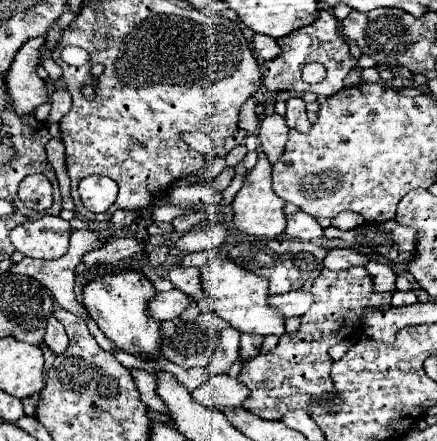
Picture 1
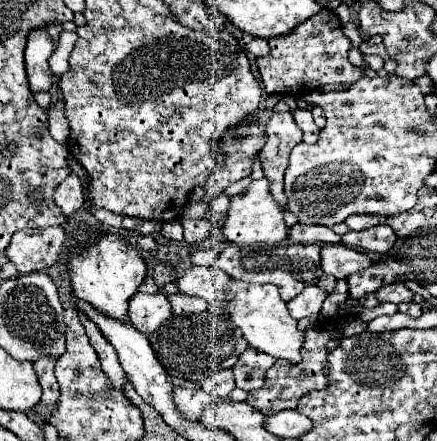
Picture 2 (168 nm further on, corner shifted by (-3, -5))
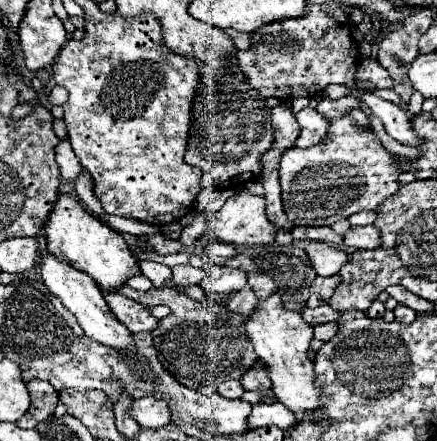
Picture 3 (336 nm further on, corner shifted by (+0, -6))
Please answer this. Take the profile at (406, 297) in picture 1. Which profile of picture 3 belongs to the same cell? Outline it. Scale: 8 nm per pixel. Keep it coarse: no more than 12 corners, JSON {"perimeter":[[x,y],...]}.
{"perimeter":[[398,304],[394,316],[402,324],[414,322],[416,312]]}

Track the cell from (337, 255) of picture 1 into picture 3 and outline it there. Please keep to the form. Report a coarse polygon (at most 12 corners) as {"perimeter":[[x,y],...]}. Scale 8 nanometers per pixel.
{"perimeter":[[326,242],[304,250],[320,276],[334,276],[348,262],[346,252]]}

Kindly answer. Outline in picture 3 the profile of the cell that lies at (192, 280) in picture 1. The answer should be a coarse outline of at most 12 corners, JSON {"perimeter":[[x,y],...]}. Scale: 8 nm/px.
{"perimeter":[[206,264],[206,294],[230,294],[246,286],[246,274]]}

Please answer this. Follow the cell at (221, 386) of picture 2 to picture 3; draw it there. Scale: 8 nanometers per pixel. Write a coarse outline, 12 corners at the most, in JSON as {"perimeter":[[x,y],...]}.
{"perimeter":[[224,380],[218,392],[226,398],[240,398],[244,388],[238,380]]}

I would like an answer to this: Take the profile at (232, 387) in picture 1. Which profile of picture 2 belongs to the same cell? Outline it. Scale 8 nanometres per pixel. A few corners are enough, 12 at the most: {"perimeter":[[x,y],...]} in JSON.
{"perimeter":[[175,387],[181,417],[197,421],[213,397],[203,389]]}

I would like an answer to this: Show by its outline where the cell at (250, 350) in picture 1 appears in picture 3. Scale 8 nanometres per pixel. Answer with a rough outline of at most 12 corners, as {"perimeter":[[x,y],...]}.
{"perimeter":[[260,360],[244,372],[244,390],[266,392],[272,386]]}

